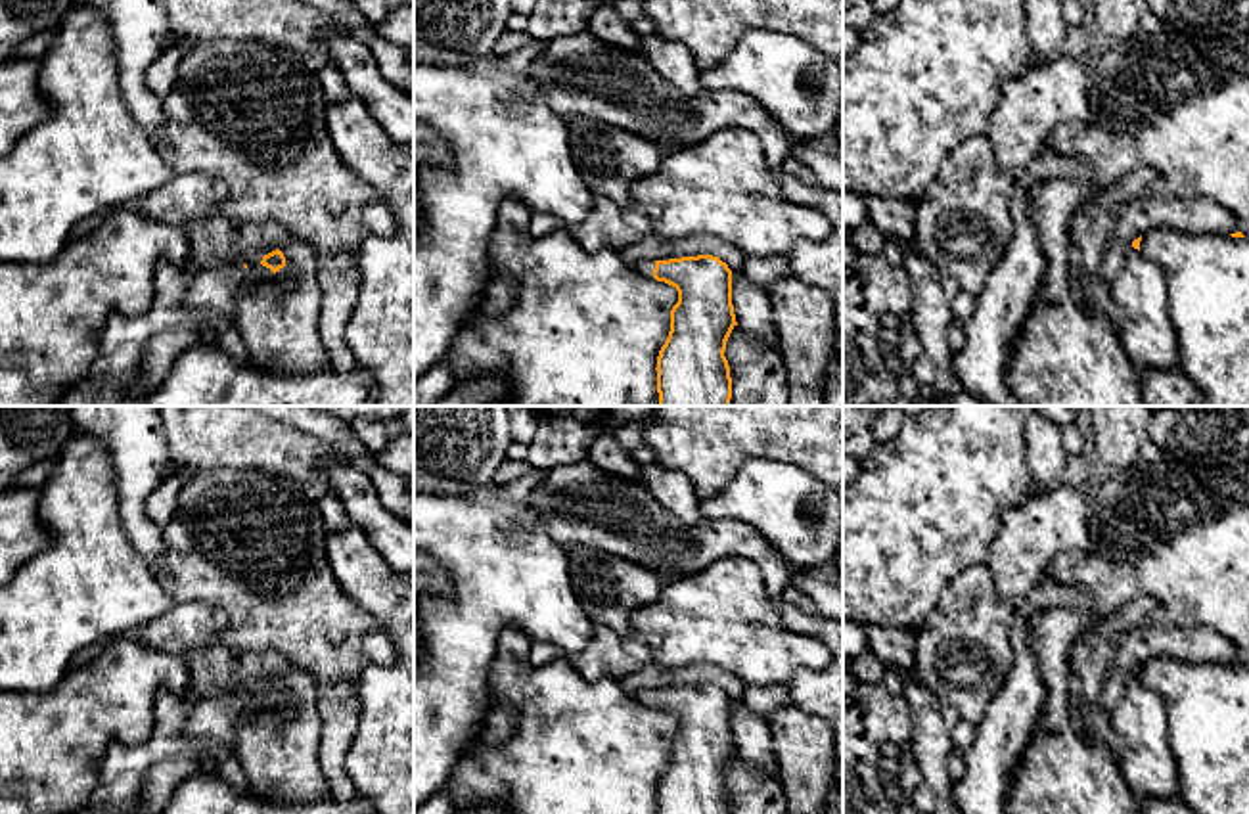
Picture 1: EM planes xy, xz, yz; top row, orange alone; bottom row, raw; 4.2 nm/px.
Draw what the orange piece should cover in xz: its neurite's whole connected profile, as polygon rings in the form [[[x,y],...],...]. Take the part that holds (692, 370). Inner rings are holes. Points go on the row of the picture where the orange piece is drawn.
[[[697,255],[642,260],[634,270],[678,291],[655,368],[659,406],[730,406],[732,377],[724,350],[738,322],[728,264]]]

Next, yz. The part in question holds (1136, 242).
[[[1142,236],[1132,241],[1124,266],[1109,285],[1111,299],[1123,312],[1119,337],[1138,366],[1178,368],[1167,276],[1140,253],[1140,241]]]

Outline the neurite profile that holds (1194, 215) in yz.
[[[1136,197],[1117,218],[1101,260],[1101,278],[1111,285],[1126,262],[1128,247],[1151,228],[1172,228],[1186,234],[1236,234],[1239,220],[1211,199]]]

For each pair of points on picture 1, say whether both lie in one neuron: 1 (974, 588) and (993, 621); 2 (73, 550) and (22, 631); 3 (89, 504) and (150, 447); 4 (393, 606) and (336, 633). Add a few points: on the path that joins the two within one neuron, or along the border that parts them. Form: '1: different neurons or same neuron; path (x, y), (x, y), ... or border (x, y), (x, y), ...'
1: same neuron; path (974, 596), (974, 602), (985, 613)
2: same neuron; path (73, 569), (73, 579), (41, 611)
3: different neurons; border (96, 439), (110, 458), (117, 518), (123, 525)
4: different neurons; border (340, 585), (378, 623), (393, 646)

